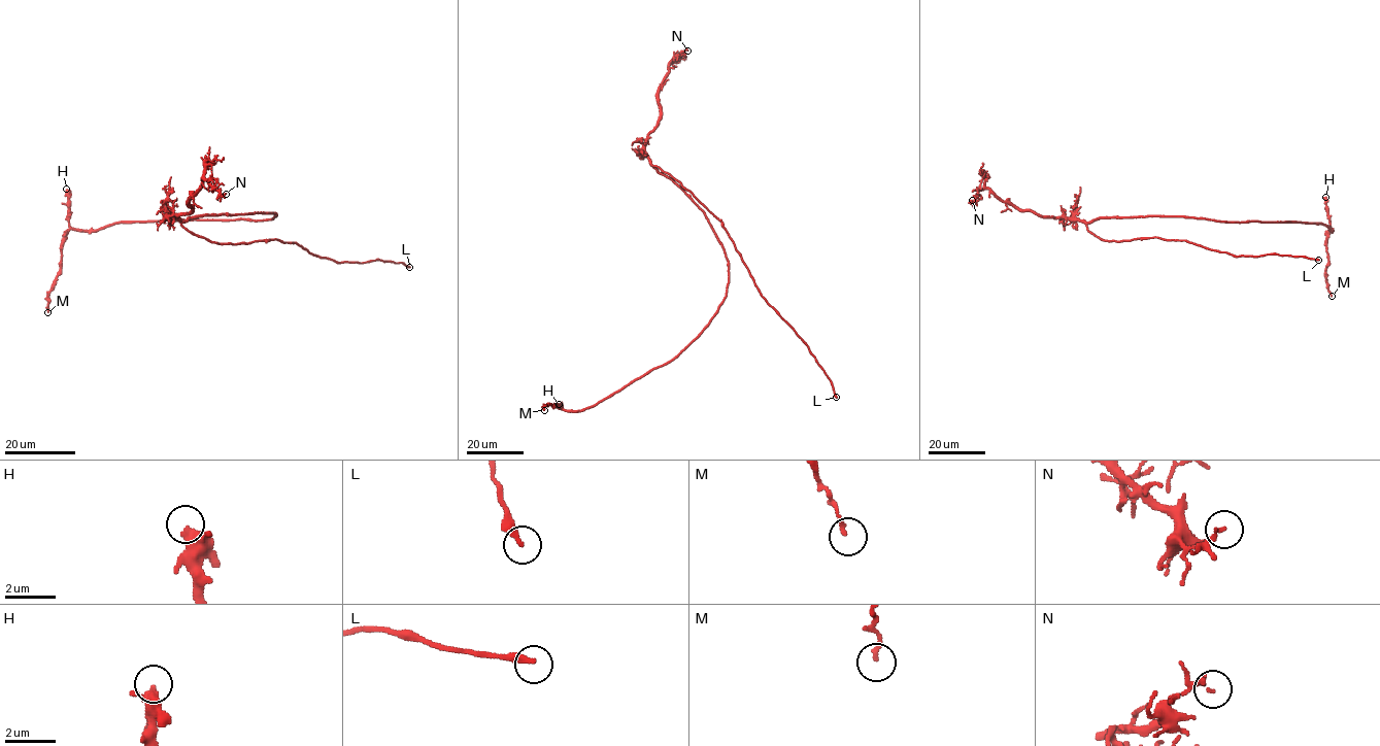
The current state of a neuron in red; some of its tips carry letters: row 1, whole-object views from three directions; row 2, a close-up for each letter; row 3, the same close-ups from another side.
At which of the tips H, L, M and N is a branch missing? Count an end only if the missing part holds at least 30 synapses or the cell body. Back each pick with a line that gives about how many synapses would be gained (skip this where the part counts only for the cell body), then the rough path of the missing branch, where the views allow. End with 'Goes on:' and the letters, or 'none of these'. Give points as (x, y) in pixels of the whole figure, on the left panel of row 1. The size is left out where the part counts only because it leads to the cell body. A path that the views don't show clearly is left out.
Goes on: L

